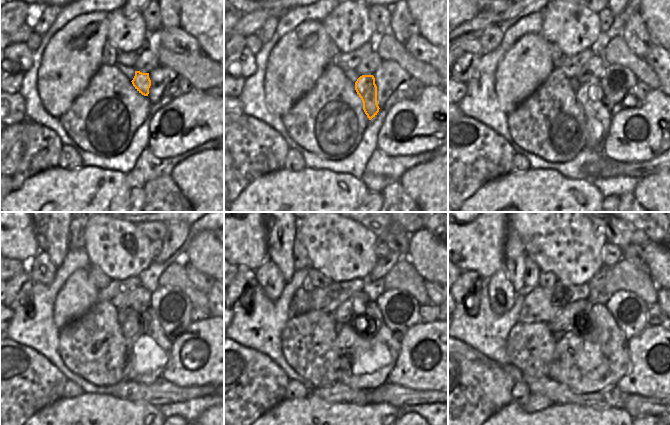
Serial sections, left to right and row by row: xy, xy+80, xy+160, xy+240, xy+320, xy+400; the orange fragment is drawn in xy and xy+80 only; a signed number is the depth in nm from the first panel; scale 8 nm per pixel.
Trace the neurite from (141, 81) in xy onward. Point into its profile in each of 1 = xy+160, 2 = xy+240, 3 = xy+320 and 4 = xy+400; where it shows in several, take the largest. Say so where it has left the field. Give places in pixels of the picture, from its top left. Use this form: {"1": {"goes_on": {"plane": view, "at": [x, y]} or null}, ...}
{"1": {"goes_on": {"plane": "xy+160", "at": [590, 97]}}, "2": {"goes_on": {"plane": "xy+240", "at": [140, 328]}}, "3": {"goes_on": {"plane": "xy+320", "at": [368, 349]}}, "4": {"goes_on": {"plane": "xy+400", "at": [593, 356]}}}

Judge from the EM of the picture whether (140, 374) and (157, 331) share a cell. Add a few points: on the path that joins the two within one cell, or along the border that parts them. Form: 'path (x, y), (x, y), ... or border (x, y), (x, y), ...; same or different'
path (131, 361), (131, 347), (144, 335); same

